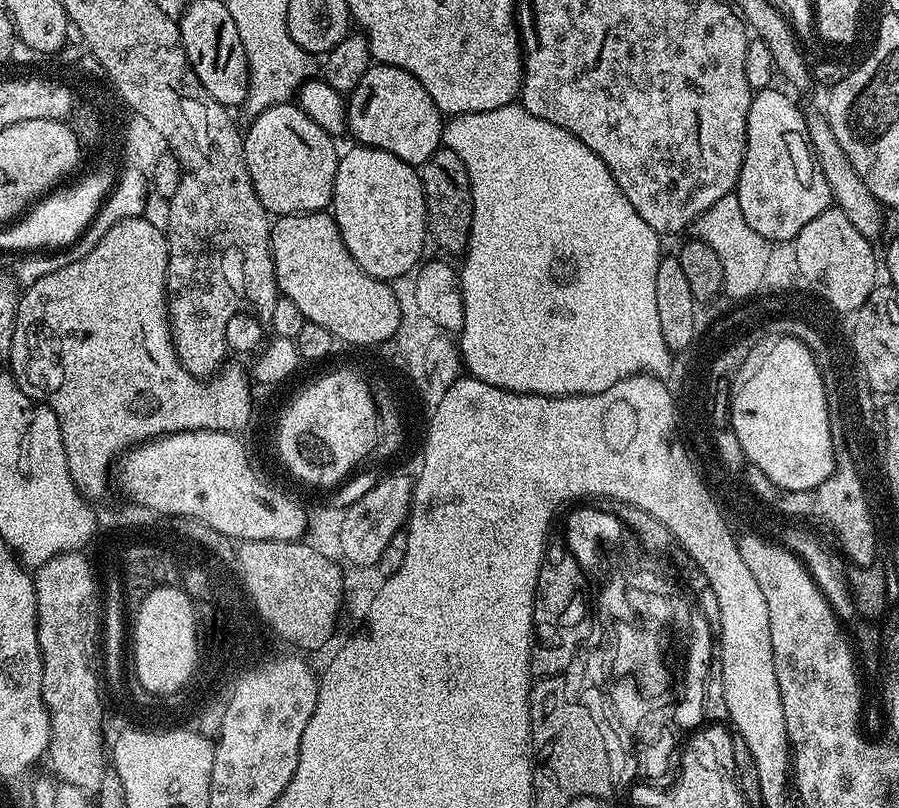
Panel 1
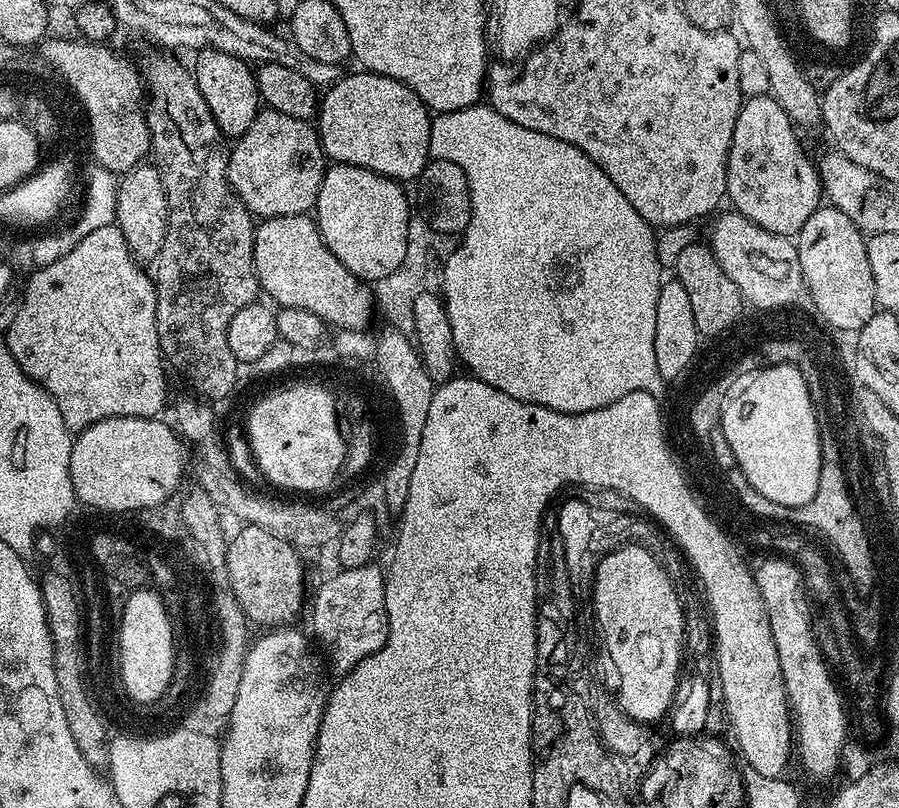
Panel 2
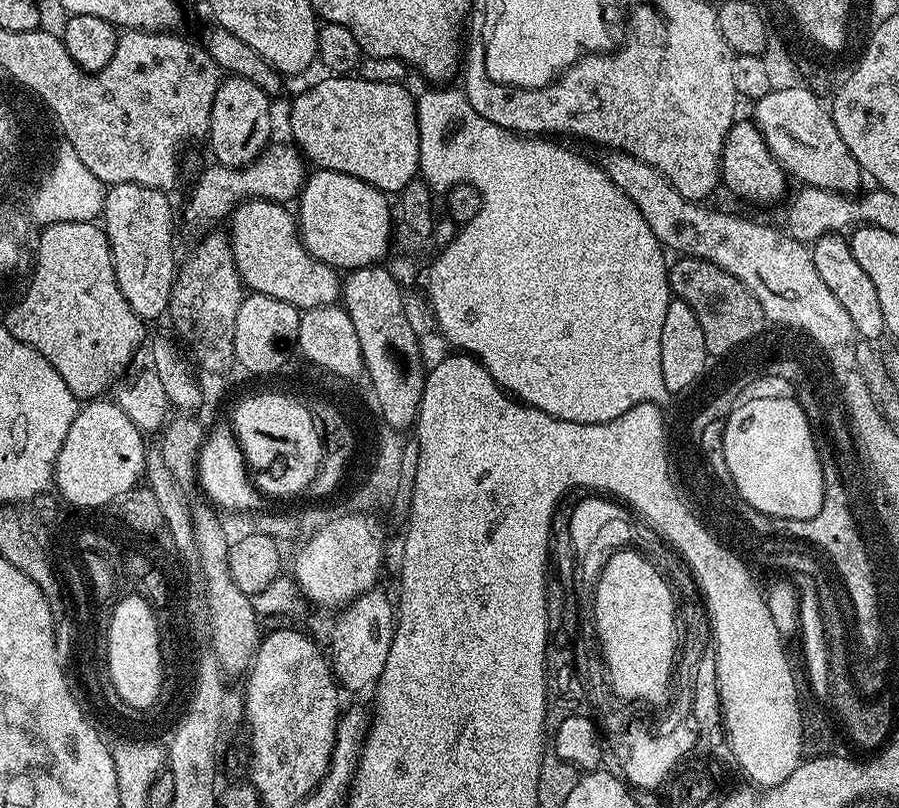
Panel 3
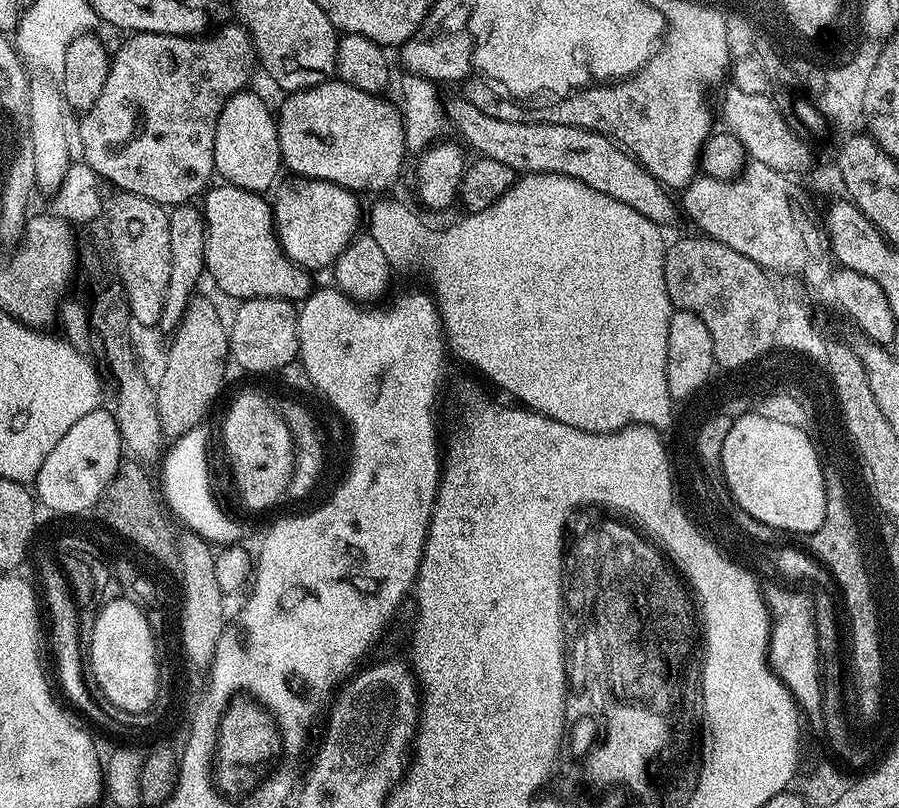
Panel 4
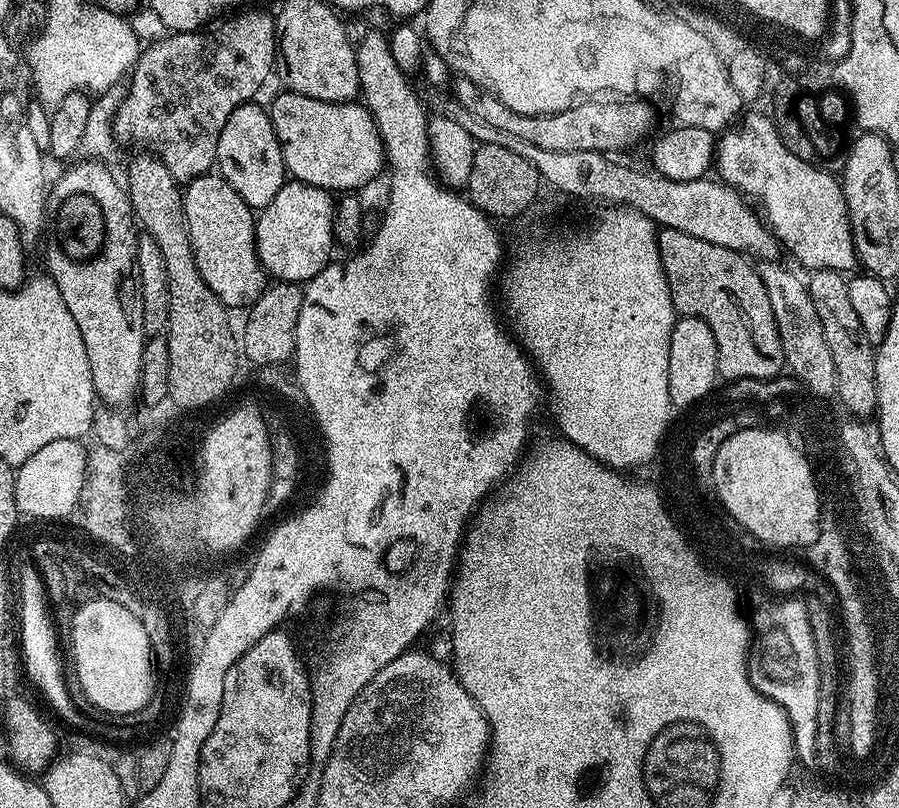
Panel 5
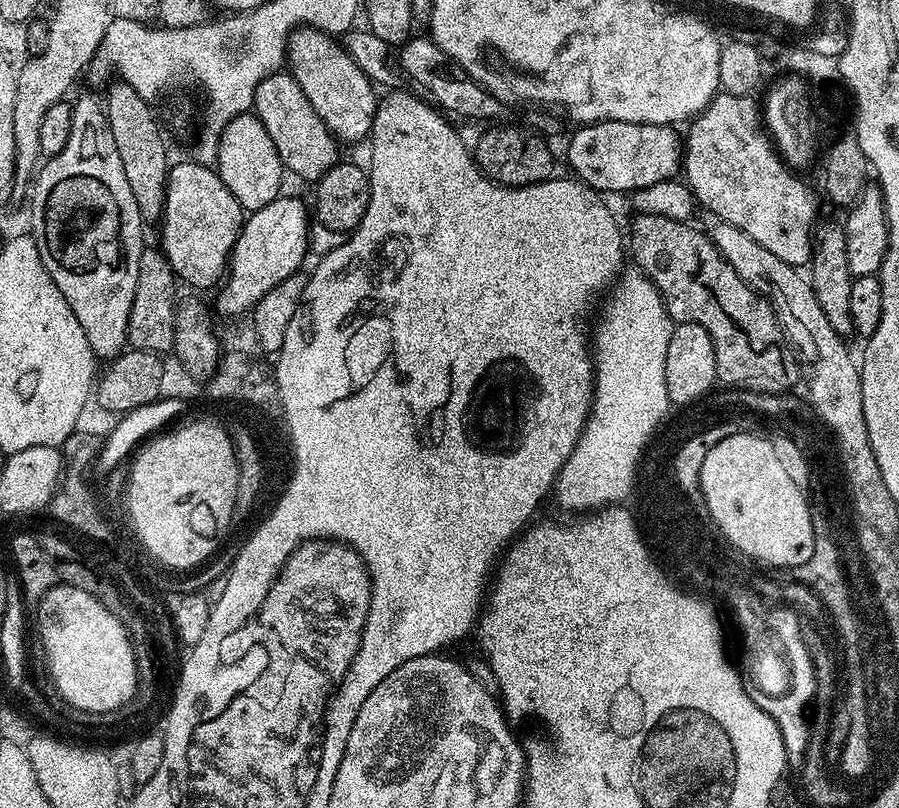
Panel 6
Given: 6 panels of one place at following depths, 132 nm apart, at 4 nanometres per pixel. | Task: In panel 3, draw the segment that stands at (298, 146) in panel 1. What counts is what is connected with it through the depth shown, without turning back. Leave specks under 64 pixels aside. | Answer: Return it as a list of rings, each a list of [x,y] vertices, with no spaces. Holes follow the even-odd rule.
[[[291,142],[285,144],[269,143],[268,147],[261,152],[257,160],[252,160],[244,168],[221,168],[219,166],[211,166],[196,180],[196,185],[192,188],[192,193],[188,196],[188,201],[184,204],[184,224],[182,220],[182,228],[188,232],[193,232],[193,237],[203,238],[217,227],[216,224],[227,221],[232,215],[232,209],[242,200],[274,200],[277,202],[295,201],[299,197],[300,189],[304,186],[306,179],[306,161],[300,155],[300,149]]]

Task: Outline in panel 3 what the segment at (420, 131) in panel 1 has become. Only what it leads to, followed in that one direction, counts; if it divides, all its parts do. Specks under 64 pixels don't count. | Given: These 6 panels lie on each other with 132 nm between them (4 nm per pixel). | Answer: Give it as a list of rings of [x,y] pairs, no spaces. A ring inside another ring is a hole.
[[[328,74],[325,80],[317,82],[313,88],[300,92],[296,101],[292,104],[292,113],[288,116],[288,128],[292,131],[291,143],[300,149],[300,155],[304,157],[309,165],[317,169],[325,168],[342,174],[350,174],[370,186],[374,186],[379,192],[385,194],[399,194],[410,181],[417,179],[420,172],[420,143],[418,142],[418,114],[416,113],[416,96],[404,89],[403,83],[392,83],[390,81],[374,82],[361,80],[356,74]]]

